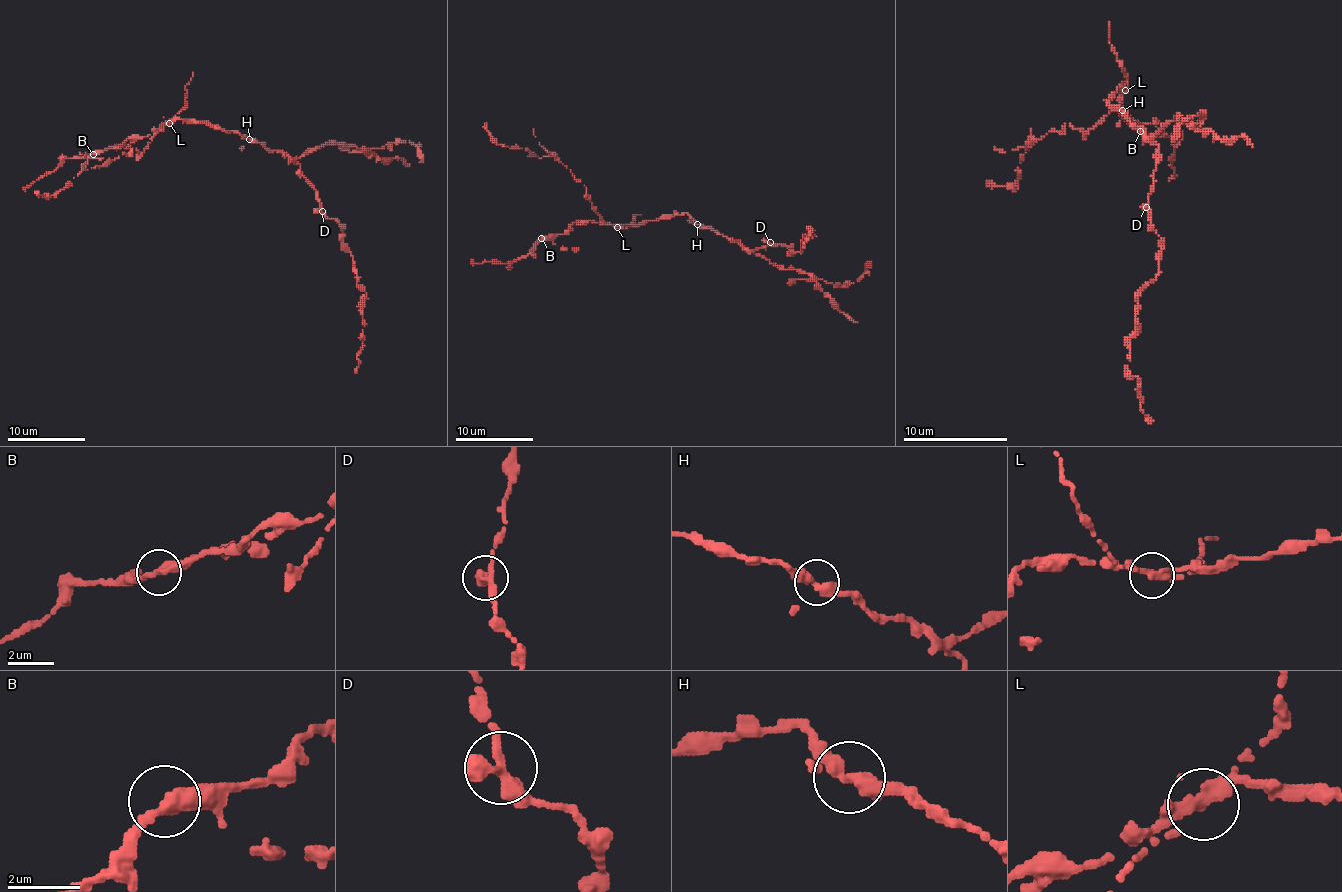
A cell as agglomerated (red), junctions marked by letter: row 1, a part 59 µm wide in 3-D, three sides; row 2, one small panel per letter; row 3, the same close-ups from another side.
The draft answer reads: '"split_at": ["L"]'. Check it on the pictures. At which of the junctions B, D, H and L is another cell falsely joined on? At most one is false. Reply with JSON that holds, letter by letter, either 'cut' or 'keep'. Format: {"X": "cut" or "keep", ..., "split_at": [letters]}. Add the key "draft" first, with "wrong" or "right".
{"draft": "right", "B": "keep", "D": "keep", "H": "keep", "L": "cut", "split_at": ["L"]}

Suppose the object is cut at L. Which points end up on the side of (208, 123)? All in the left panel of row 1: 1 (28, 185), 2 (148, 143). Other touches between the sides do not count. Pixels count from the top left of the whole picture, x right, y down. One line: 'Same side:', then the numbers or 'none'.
Same side: 1

